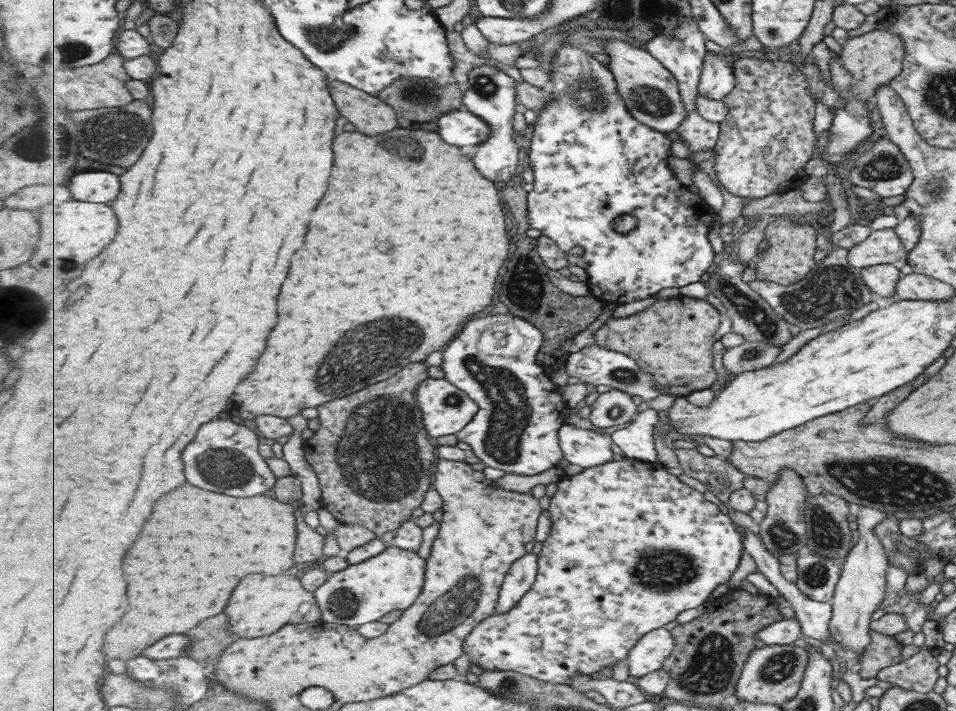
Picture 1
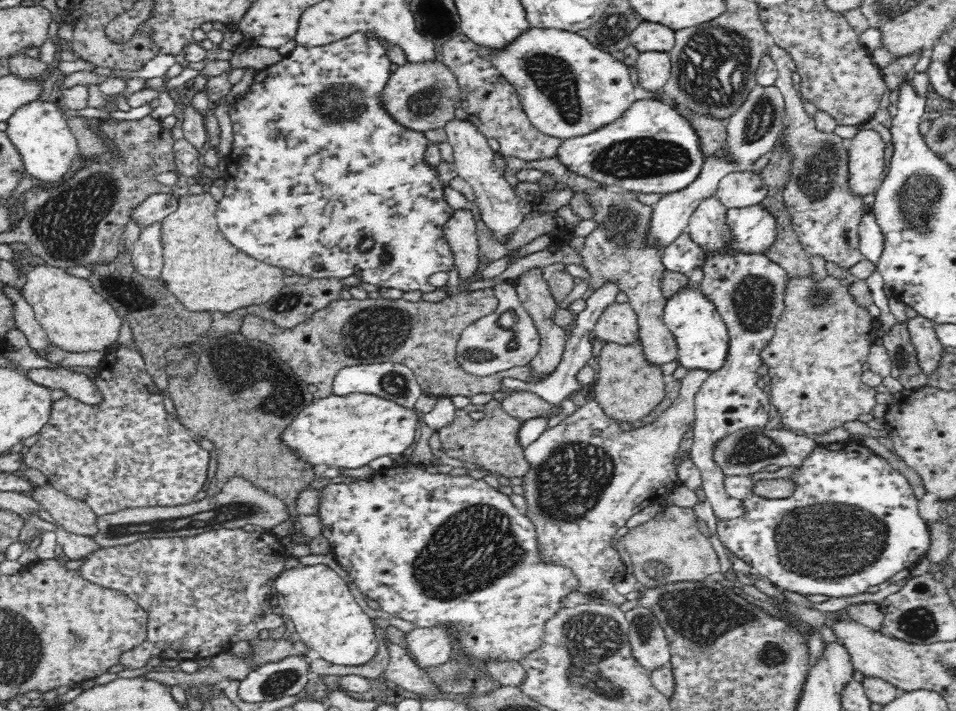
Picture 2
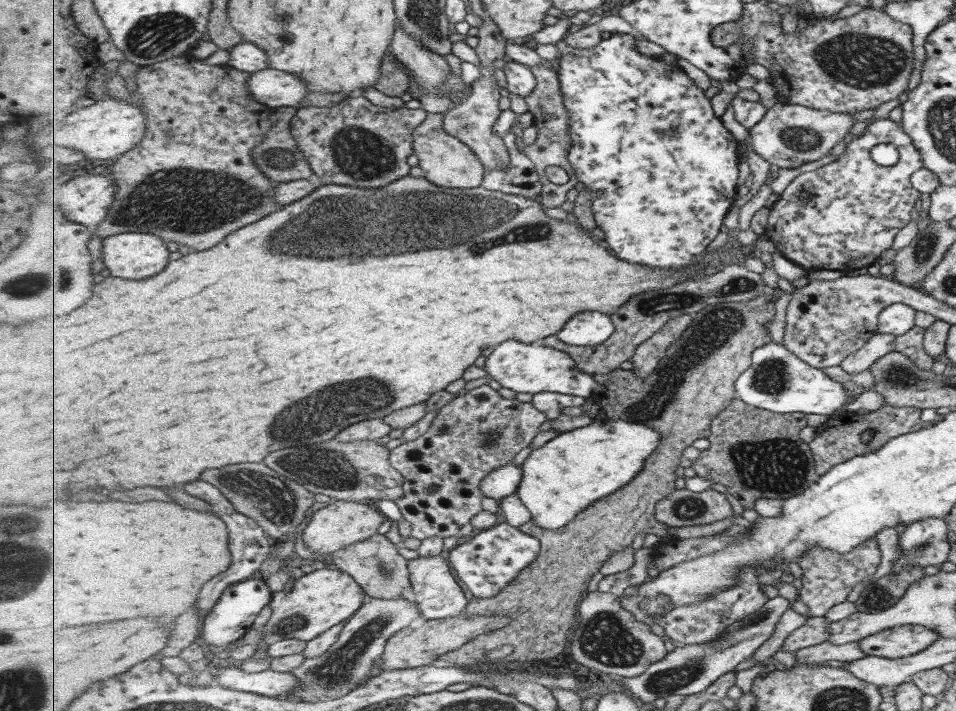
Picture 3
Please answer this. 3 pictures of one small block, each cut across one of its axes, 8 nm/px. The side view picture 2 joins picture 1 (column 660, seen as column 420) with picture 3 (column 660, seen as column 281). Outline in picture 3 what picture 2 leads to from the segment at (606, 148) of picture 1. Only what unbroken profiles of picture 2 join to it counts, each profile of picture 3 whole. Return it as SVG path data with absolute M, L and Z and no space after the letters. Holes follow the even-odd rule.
M613 33L611 38L602 39L591 50L569 48L569 53L563 54L559 59L559 81L561 91L565 95L565 105L569 109L570 133L574 144L570 151L570 162L575 168L576 176L586 189L603 192L598 200L594 201L593 211L596 225L605 234L605 244L620 258L630 263L642 264L653 268L678 269L697 262L708 254L707 246L719 236L719 228L725 222L729 208L735 204L737 186L739 186L740 153L737 141L733 134L723 126L721 117L713 112L711 100L705 97L704 91L693 84L693 80L675 64L667 64L658 57L645 56L637 51L635 42L641 37L637 33Z

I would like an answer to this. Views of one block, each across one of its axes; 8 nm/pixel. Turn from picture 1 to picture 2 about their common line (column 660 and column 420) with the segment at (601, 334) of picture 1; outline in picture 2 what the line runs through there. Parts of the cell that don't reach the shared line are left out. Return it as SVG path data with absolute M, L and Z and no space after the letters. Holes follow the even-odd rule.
M492 288L460 291L440 302L418 302L405 299L366 298L342 299L330 303L323 311L315 312L311 319L281 331L272 323L248 313L240 332L250 340L270 347L300 380L317 386L313 398L333 394L333 382L337 372L348 366L360 364L402 363L416 373L423 393L436 397L465 397L476 394L502 394L502 378L514 378L522 382L537 383L552 376L552 371L534 375L532 365L516 366L494 376L472 376L459 367L455 350L460 333L473 322L492 314L499 305Z

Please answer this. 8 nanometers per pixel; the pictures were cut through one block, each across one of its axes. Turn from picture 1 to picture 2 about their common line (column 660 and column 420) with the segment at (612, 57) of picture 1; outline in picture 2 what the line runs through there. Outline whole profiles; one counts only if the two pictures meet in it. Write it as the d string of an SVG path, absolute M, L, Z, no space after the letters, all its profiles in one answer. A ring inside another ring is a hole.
M440 58L420 62L406 61L395 67L383 94L384 107L404 126L426 132L443 128L456 120L456 110L462 106L462 89L456 73Z

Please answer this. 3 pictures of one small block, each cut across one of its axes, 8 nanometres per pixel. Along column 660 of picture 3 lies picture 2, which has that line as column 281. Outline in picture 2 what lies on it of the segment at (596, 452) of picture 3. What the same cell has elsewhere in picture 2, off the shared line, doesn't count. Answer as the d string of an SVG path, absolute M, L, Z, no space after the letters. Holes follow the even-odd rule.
M330 395L316 398L281 432L280 443L312 467L316 464L338 468L360 468L380 456L402 456L411 450L418 428L415 410L404 408L391 400L374 395Z

